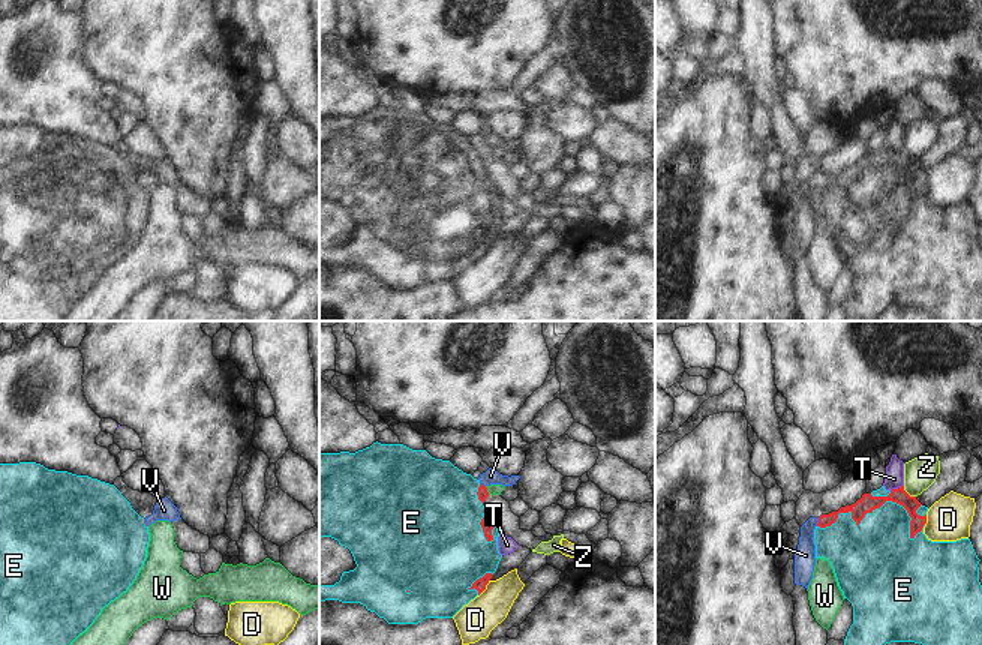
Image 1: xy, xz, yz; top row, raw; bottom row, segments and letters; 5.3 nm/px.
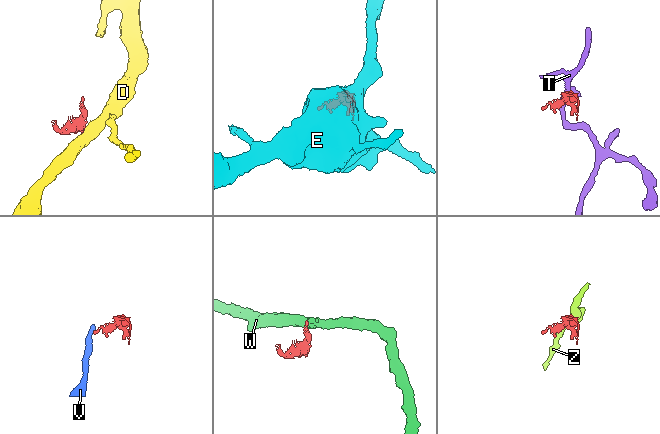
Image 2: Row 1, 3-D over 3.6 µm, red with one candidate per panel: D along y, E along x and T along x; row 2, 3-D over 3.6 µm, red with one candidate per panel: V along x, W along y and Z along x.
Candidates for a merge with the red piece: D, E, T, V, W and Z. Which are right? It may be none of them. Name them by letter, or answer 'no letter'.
E

